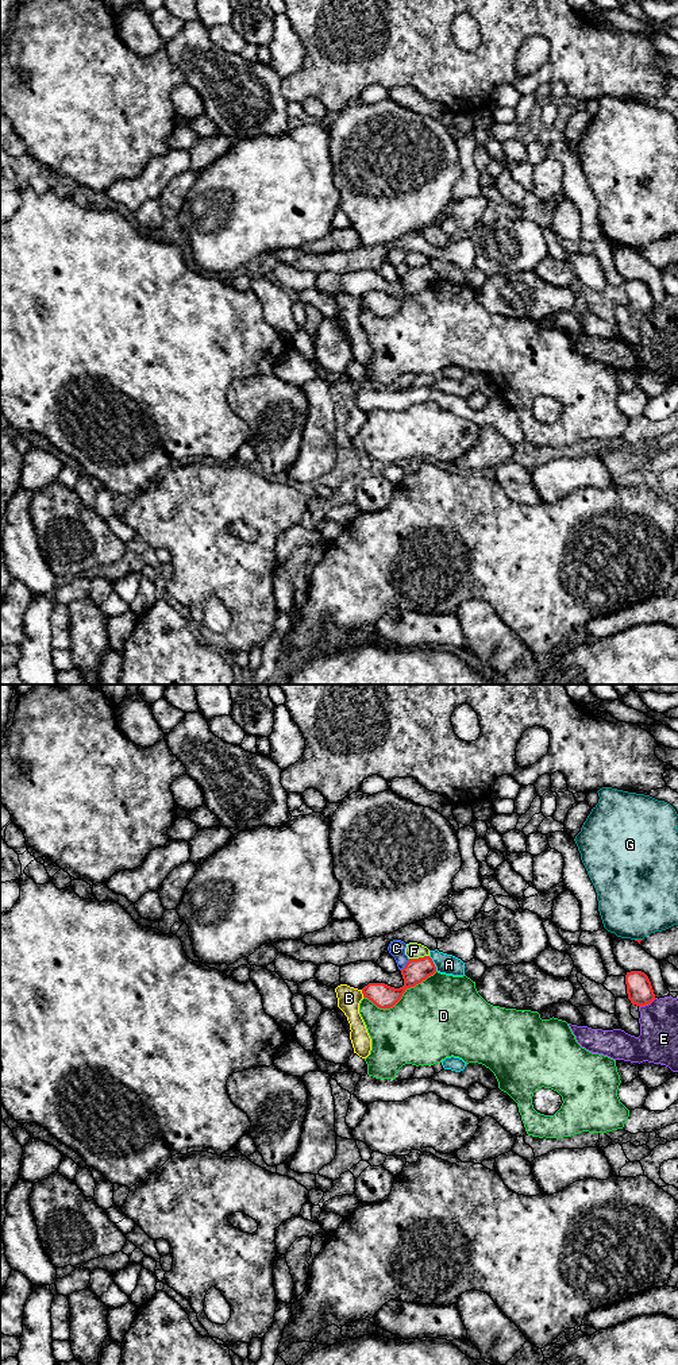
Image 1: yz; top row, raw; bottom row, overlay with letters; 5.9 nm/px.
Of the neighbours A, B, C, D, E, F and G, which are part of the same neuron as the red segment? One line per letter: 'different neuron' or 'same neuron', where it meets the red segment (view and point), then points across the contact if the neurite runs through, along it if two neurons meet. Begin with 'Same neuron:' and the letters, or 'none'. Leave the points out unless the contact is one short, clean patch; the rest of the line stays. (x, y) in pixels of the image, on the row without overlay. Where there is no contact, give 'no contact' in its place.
Same neuron: none
A: different neuron | yz (432, 272)
B: different neuron | yz (362, 301) | along yz (361, 299), (363, 304)
C: different neuron | yz (405, 273)
D: different neuron | yz (401, 304)
E: different neuron | yz (647, 312)
F: different neuron | yz (419, 266)
G: different neuron | yz (638, 249)

